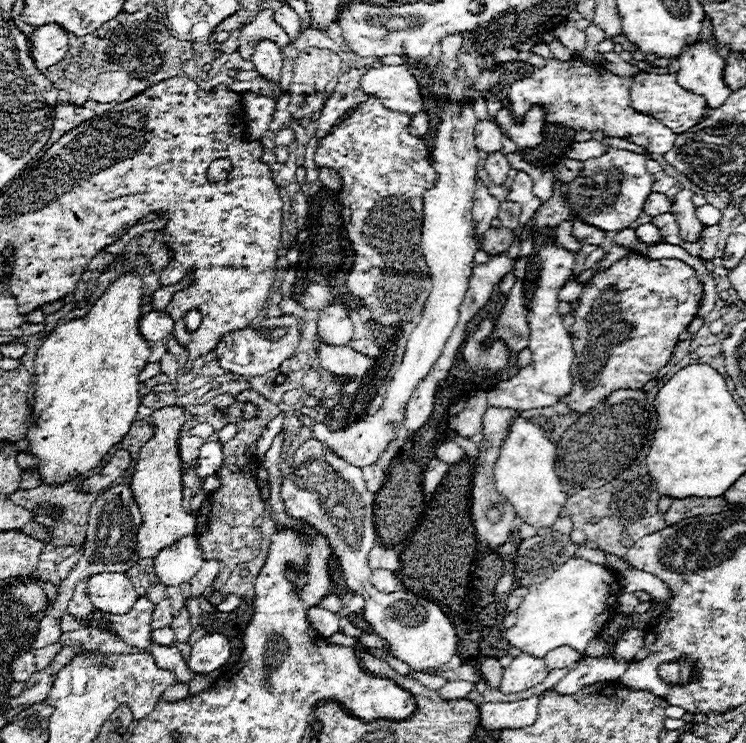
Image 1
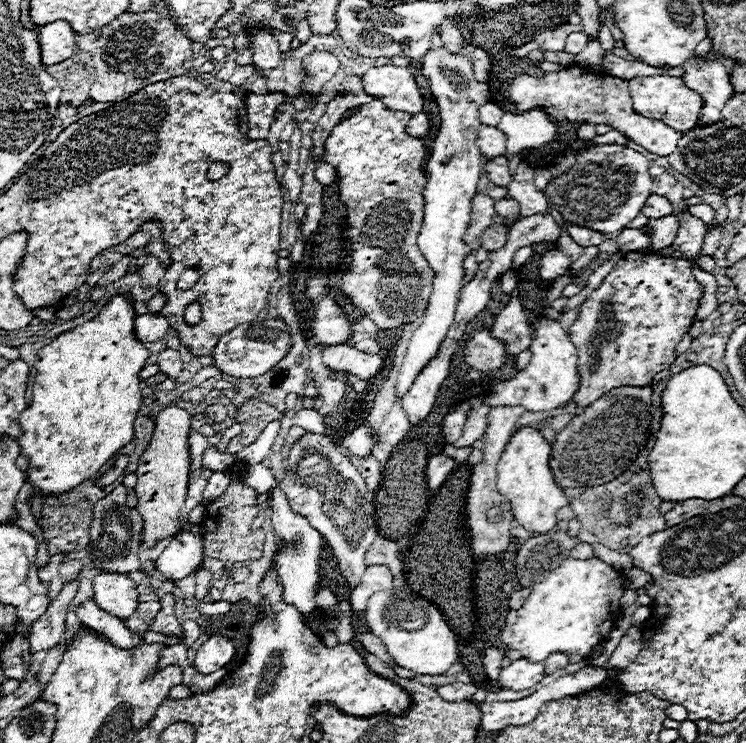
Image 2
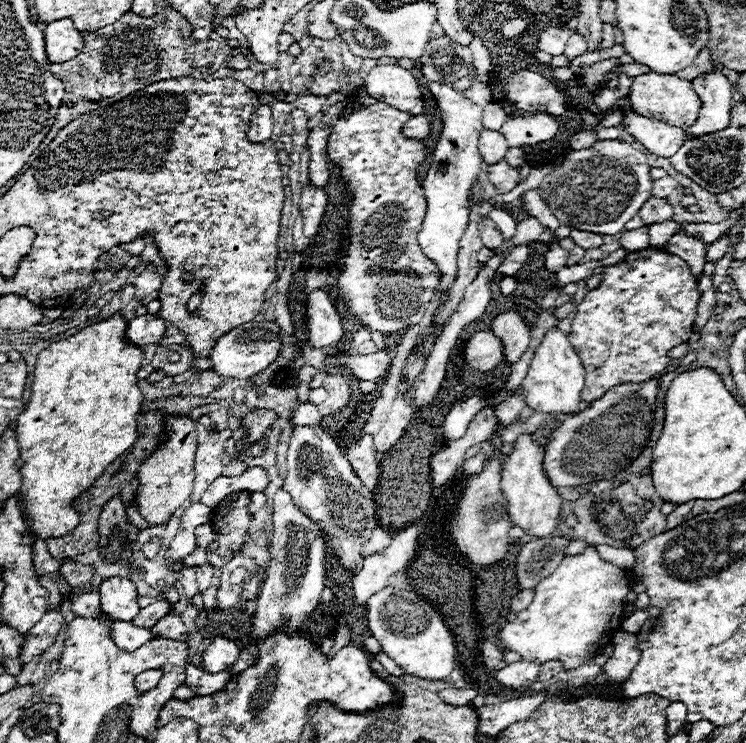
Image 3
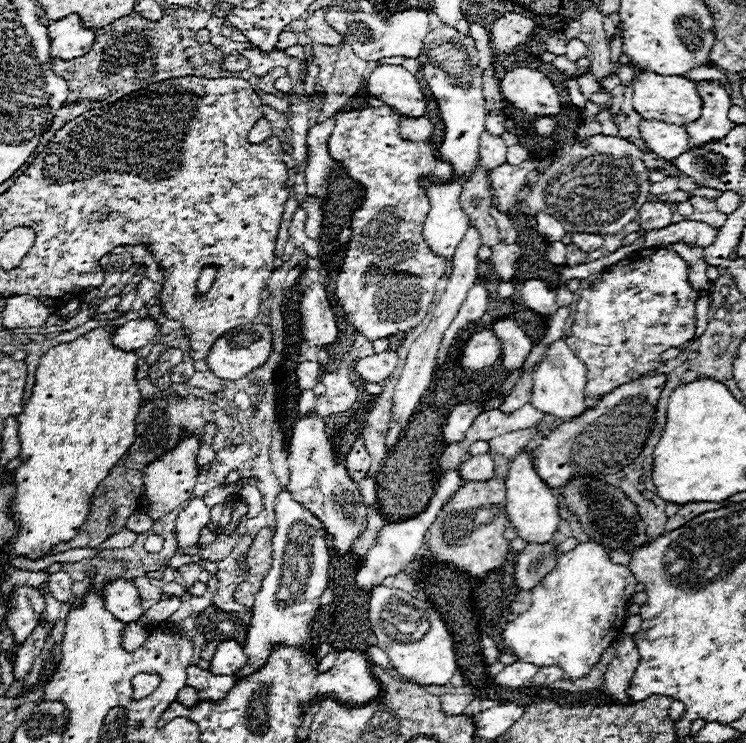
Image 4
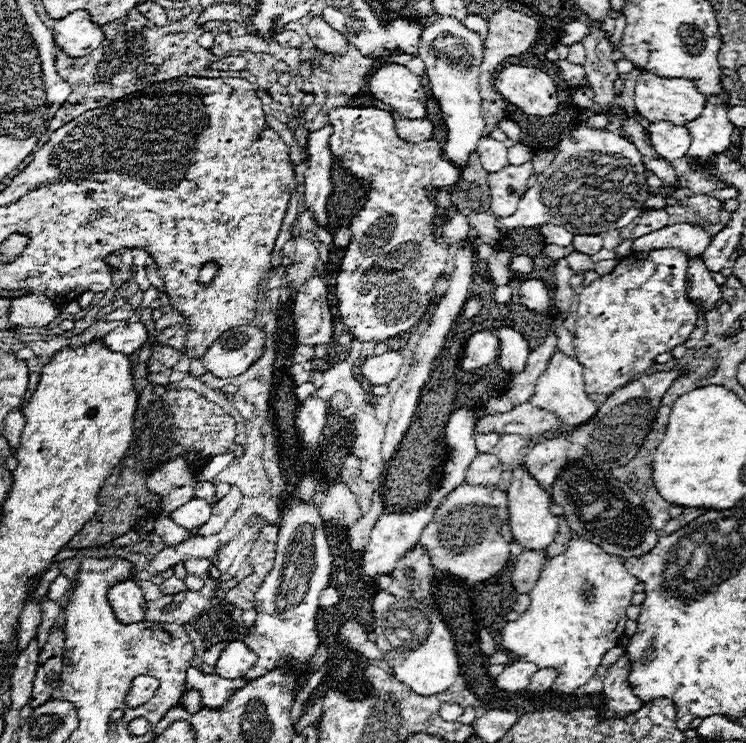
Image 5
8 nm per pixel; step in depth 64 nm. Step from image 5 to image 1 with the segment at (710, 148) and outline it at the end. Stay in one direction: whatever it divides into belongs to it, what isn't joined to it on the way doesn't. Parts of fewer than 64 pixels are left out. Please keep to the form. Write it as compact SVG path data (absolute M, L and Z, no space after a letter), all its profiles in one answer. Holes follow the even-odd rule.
M696 40L694 44L684 46L678 62L680 70L676 72L676 78L680 86L704 96L708 110L726 102L730 88L722 80L724 58L710 42Z

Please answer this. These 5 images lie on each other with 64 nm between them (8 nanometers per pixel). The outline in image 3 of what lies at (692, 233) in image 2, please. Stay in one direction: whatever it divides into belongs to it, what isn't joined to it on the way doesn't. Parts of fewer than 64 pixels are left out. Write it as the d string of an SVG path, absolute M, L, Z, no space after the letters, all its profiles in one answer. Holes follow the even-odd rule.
M678 232L670 238L664 250L684 258L692 266L692 274L696 274L696 278L702 274L702 266L706 262L706 246L700 238L688 236L686 232Z

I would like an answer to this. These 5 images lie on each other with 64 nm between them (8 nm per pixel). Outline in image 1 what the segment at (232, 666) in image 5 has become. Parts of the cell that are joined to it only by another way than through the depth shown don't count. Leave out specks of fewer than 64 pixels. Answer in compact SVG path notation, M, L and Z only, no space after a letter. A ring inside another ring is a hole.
M222 634L202 636L190 650L186 666L196 674L210 674L226 664L230 658L230 642Z

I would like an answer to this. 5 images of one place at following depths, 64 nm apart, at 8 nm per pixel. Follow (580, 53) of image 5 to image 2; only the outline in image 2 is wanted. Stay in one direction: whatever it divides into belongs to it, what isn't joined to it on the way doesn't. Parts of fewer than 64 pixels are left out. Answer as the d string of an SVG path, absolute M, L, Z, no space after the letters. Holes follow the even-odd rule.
M570 32L568 38L566 38L564 50L570 52L570 54L578 54L578 52L582 52L586 48L586 44L588 44L586 34L582 34L582 32Z

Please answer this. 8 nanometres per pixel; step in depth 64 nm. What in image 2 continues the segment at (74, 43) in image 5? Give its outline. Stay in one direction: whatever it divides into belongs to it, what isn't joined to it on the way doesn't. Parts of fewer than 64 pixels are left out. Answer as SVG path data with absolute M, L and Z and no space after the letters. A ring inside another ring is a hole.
M56 20L40 28L38 44L40 44L40 60L44 66L52 66L56 62L64 62L74 52L74 32L68 22Z

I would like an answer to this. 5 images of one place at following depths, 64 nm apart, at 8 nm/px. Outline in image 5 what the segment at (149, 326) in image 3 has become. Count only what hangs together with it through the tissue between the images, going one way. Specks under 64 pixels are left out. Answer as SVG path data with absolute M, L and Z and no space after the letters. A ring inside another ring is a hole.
M132 322L126 326L118 326L104 336L104 342L114 352L132 354L138 348L144 348L148 342L148 330L144 322Z

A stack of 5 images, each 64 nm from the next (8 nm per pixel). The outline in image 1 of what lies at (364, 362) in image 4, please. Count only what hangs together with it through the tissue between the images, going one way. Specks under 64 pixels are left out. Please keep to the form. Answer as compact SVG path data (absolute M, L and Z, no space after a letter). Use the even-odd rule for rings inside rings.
M320 342L318 356L322 362L322 368L336 374L336 376L364 376L374 360L352 350L350 346L330 346Z

